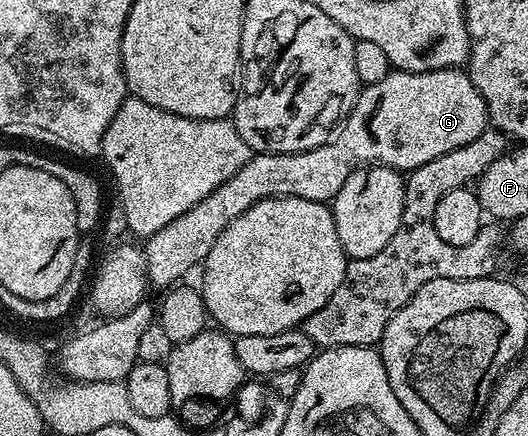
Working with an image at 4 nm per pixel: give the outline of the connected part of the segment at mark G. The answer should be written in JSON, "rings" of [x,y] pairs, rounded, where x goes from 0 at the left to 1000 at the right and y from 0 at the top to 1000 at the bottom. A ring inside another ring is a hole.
{"rings":[[[847,154],[828,163],[752,163],[735,165],[723,186],[699,190],[684,206],[674,225],[661,264],[653,264],[642,284],[636,312],[623,328],[600,326],[572,346],[549,351],[485,351],[398,452],[375,461],[367,479],[352,479],[345,498],[330,498],[322,516],[307,516],[299,534],[278,541],[277,562],[271,560],[269,578],[278,615],[278,647],[292,661],[316,663],[339,651],[341,640],[354,622],[364,622],[384,606],[386,592],[405,571],[405,553],[420,544],[420,525],[443,507],[473,470],[481,470],[491,456],[511,452],[572,452],[580,461],[602,461],[621,466],[636,454],[640,433],[655,424],[655,406],[691,378],[718,378],[742,383],[759,397],[771,397],[807,378],[807,369],[822,369],[822,360],[837,360],[837,351],[852,351],[852,342],[867,342],[875,333],[890,333],[915,300],[926,298],[924,252],[920,232],[913,232],[913,213],[898,204],[884,161]]]}

